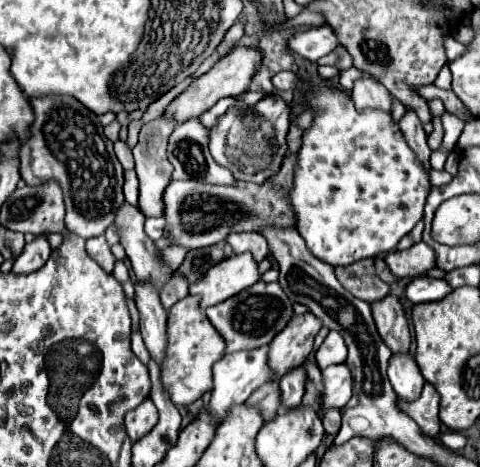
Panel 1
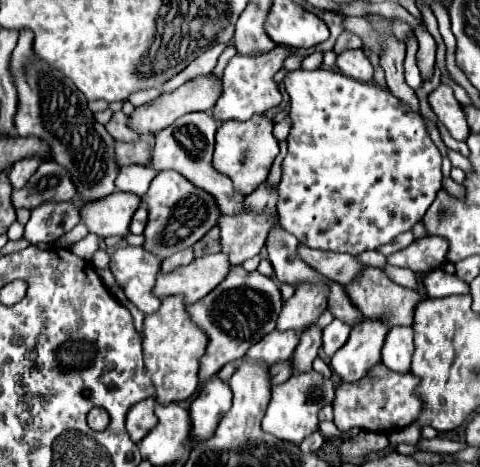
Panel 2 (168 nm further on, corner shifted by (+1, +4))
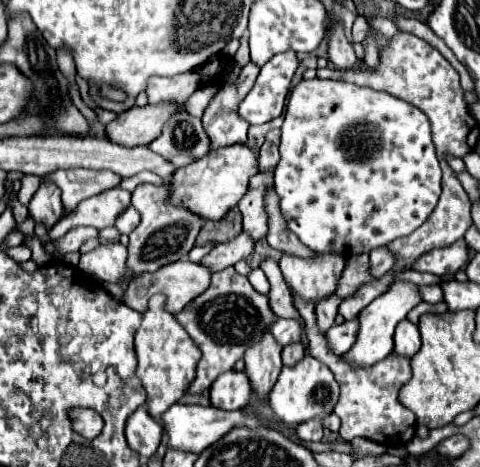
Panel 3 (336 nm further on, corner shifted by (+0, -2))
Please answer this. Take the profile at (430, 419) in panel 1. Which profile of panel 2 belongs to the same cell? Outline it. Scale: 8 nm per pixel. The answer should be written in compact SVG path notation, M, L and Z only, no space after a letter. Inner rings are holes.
M382 362L376 364L368 372L370 380L362 378L354 384L338 384L336 388L336 400L334 406L334 424L340 430L360 428L360 430L374 430L382 434L392 434L396 430L402 430L418 420L422 412L422 400L416 398L414 388L418 386L418 378L400 372L390 372Z

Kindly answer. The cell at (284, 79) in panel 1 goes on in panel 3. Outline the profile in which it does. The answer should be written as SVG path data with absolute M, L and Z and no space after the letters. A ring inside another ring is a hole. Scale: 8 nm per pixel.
M313 78L313 80L301 80L289 94L289 102L287 102L287 112L285 112L285 122L281 126L281 160L275 168L275 192L279 196L279 206L281 206L281 214L287 222L289 232L293 232L307 248L325 254L325 252L333 252L333 254L341 254L345 258L355 256L355 254L363 254L363 252L371 252L373 248L385 246L389 242L393 242L395 238L407 236L411 234L417 226L421 226L429 214L433 212L433 208L437 206L439 194L441 194L441 166L435 154L435 144L431 138L431 126L427 122L427 116L411 106L409 102L403 102L401 98L389 96L387 92L375 92L371 88L361 88L343 80L321 80L321 78Z

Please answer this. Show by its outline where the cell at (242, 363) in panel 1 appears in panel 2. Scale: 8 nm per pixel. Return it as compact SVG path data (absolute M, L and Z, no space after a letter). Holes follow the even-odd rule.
M270 332L258 344L248 350L252 360L264 360L266 366L272 366L278 360L288 360L298 346L300 336L296 332Z

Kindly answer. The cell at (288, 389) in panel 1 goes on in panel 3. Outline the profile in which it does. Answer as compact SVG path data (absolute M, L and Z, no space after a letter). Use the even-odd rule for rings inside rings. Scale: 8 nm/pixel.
M333 294L331 298L323 298L323 302L319 302L319 306L315 308L317 328L321 332L327 332L333 326L335 316L337 316L337 308L339 308L339 302L341 302L341 298Z

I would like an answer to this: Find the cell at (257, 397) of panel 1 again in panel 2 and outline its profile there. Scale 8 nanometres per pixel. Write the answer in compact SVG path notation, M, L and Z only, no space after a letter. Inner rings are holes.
M282 360L282 364L274 364L274 368L270 368L272 384L282 384L292 374L294 374L294 368L290 368L290 360Z

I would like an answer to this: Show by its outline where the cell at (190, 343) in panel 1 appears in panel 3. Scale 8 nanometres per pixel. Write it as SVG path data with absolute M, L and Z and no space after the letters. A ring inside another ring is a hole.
M155 294L151 298L149 308L143 314L143 322L135 334L135 352L139 360L137 376L141 378L141 384L147 392L145 408L153 418L161 416L169 406L179 402L179 398L187 392L191 380L195 378L195 368L201 358L199 346L195 346L177 318L165 310L165 300L167 298L163 294Z

